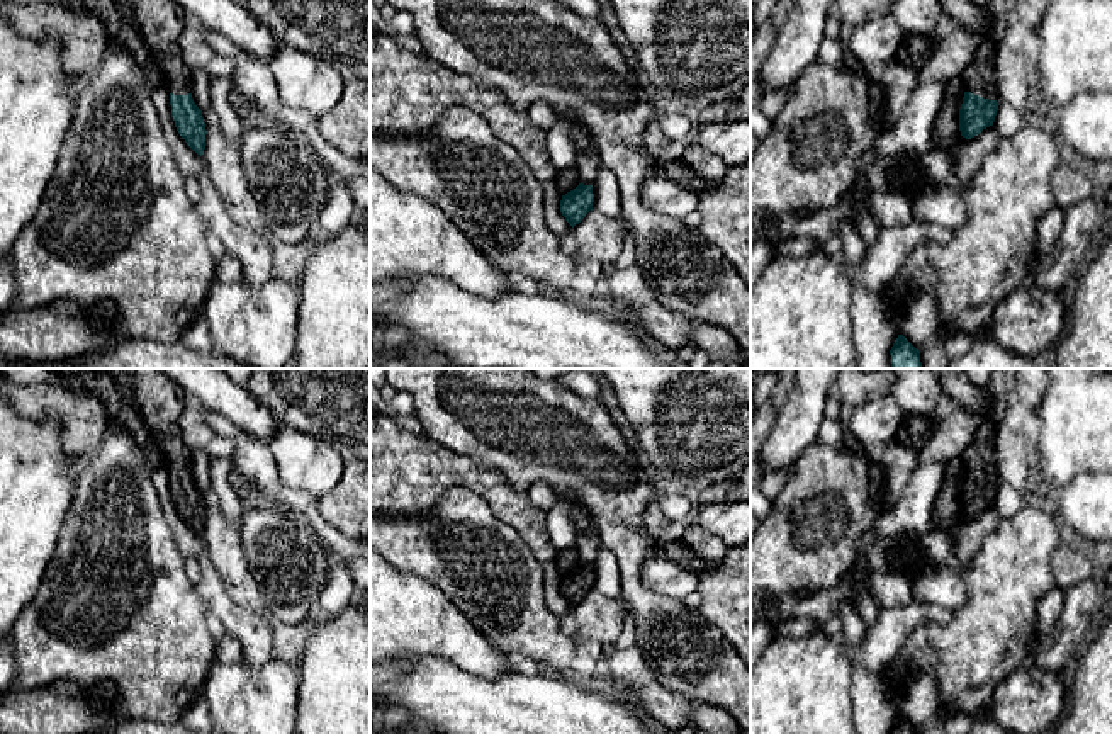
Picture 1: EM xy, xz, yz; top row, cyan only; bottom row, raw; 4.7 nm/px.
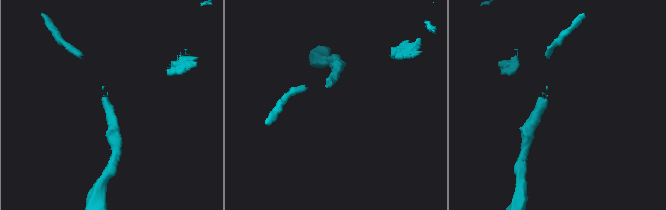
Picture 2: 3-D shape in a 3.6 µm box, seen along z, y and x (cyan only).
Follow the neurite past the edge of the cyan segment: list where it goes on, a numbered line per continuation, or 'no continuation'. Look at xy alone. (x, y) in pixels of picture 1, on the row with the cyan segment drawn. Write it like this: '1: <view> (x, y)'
1: xy (160, 22)

